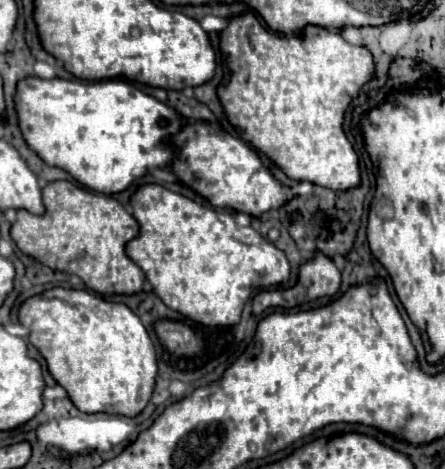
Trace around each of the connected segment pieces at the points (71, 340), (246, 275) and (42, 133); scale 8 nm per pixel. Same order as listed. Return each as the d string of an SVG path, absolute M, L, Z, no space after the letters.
M56 286L24 300L18 308L18 322L30 330L30 344L38 348L46 360L50 376L68 392L68 398L80 412L136 416L148 404L158 372L156 352L140 318L126 304L104 300L100 294L88 290L68 290Z
M158 184L140 186L130 206L140 234L126 244L126 254L142 268L154 294L168 308L198 324L234 326L252 294L290 278L284 252L254 228L236 226L230 212L206 208Z
M28 76L16 84L14 108L28 148L48 166L66 170L80 184L102 194L122 192L148 170L170 164L174 148L166 136L184 126L176 110L122 80L84 82Z

